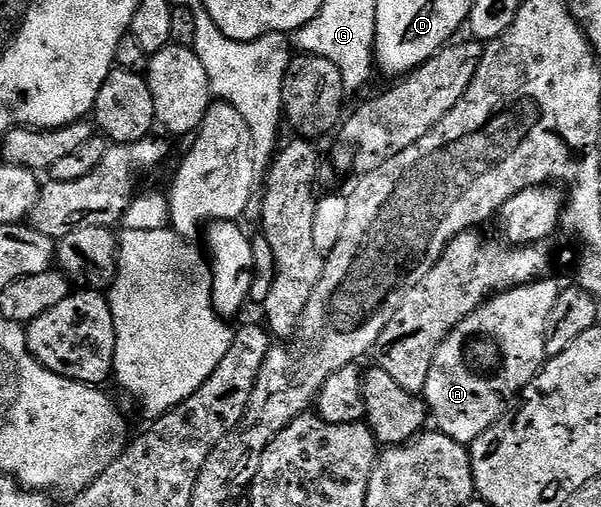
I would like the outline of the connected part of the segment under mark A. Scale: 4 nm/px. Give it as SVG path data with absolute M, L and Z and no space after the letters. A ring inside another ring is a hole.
M545 277L493 294L446 336L434 353L422 392L435 430L470 445L509 414L520 392L546 362L546 325L561 290L561 284Z

